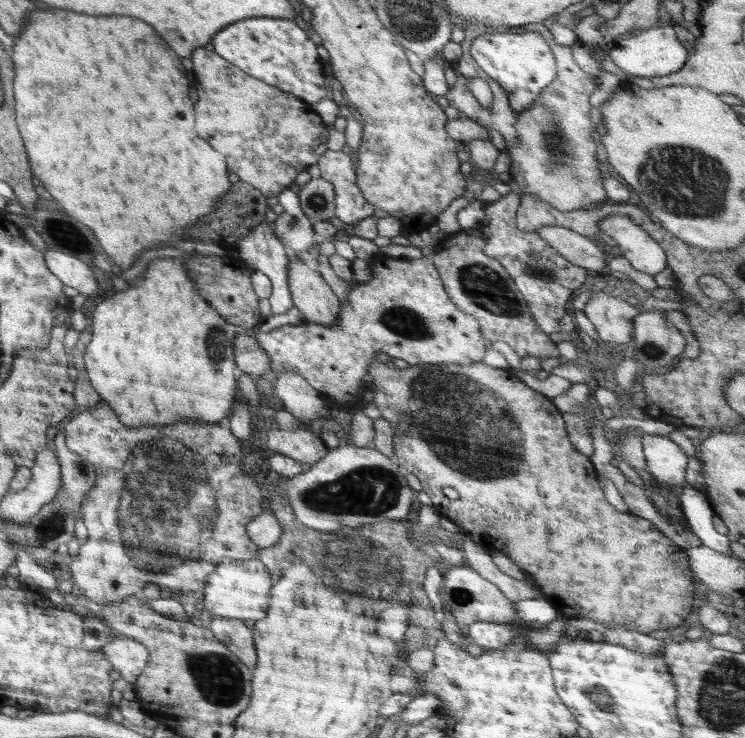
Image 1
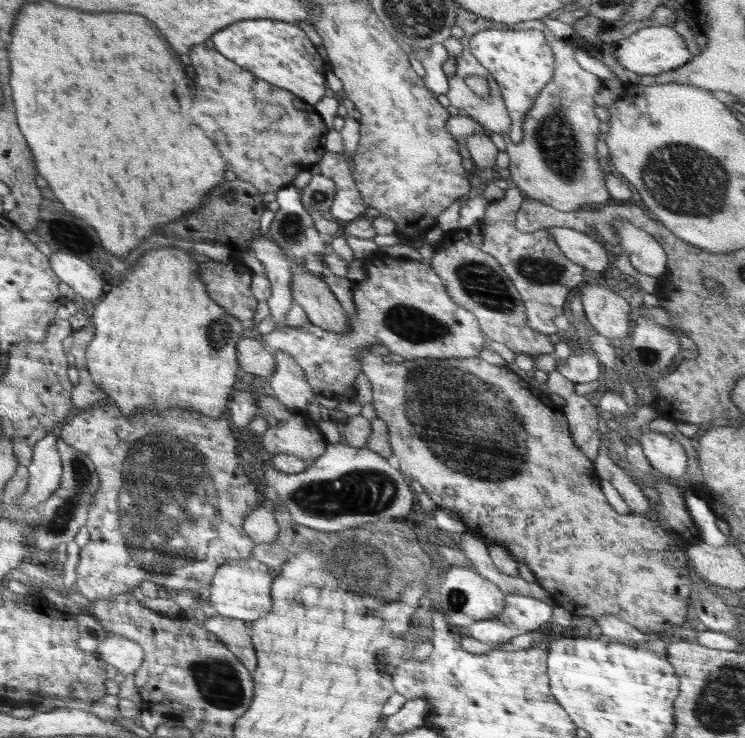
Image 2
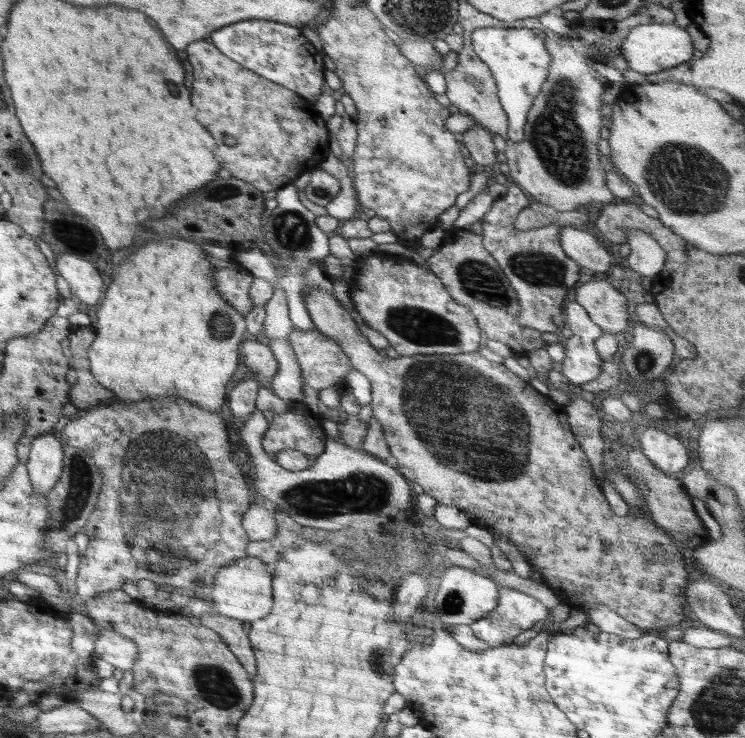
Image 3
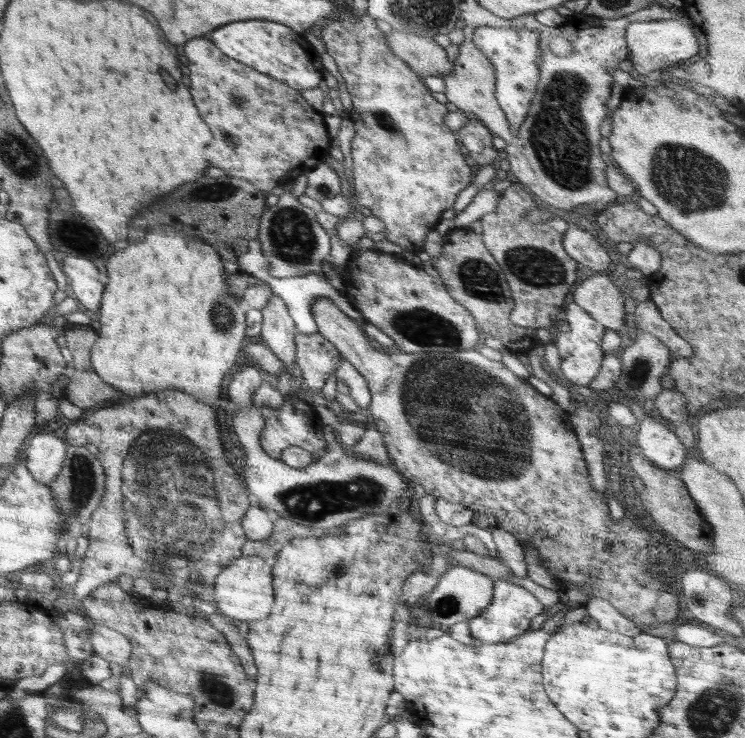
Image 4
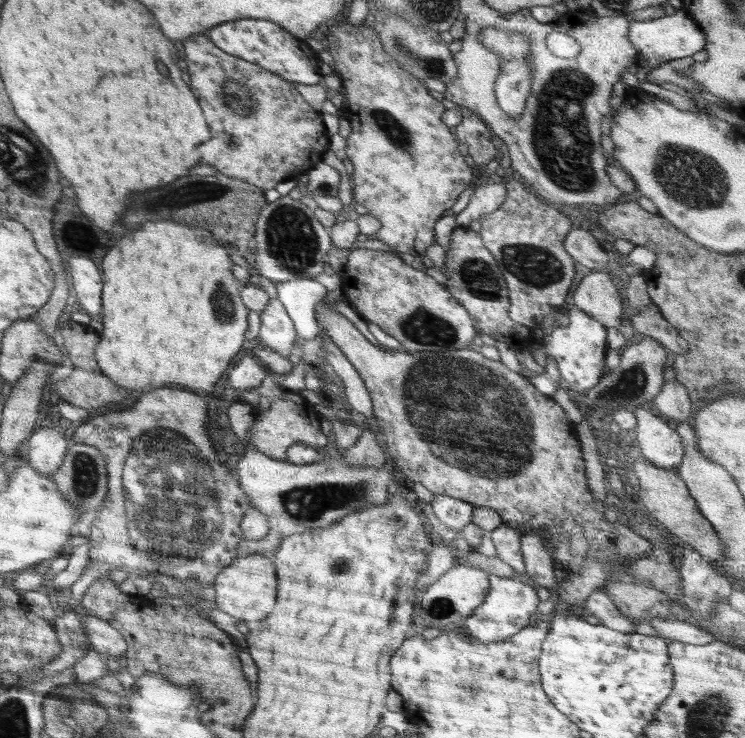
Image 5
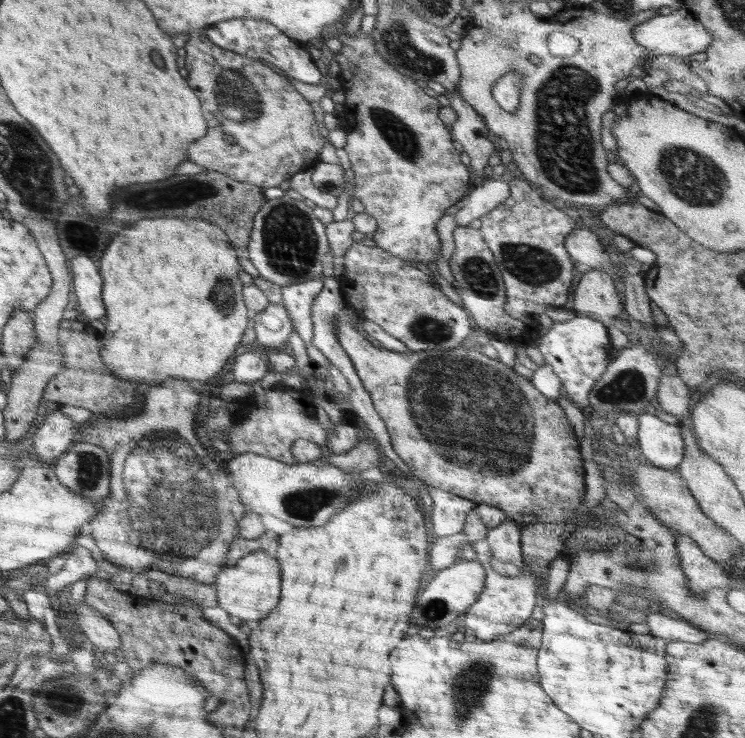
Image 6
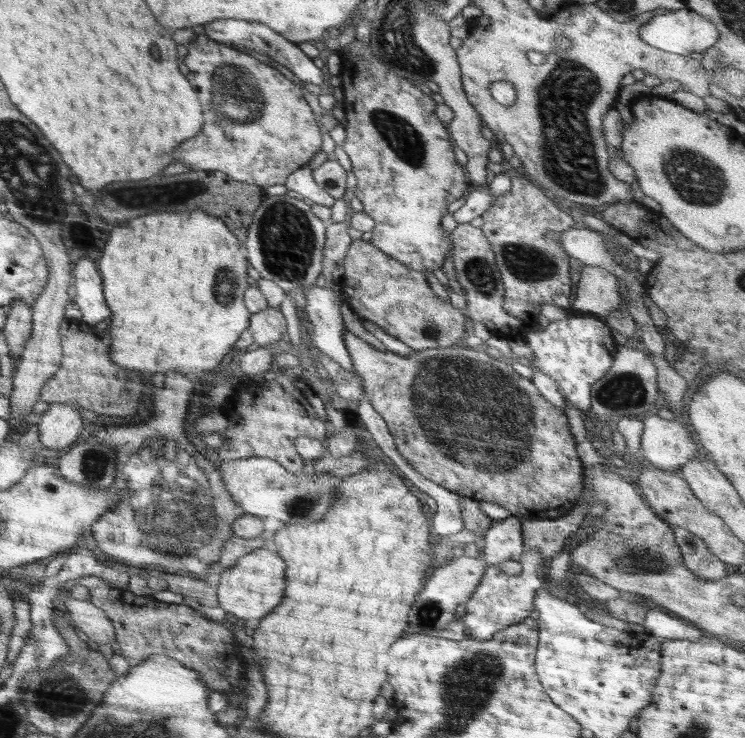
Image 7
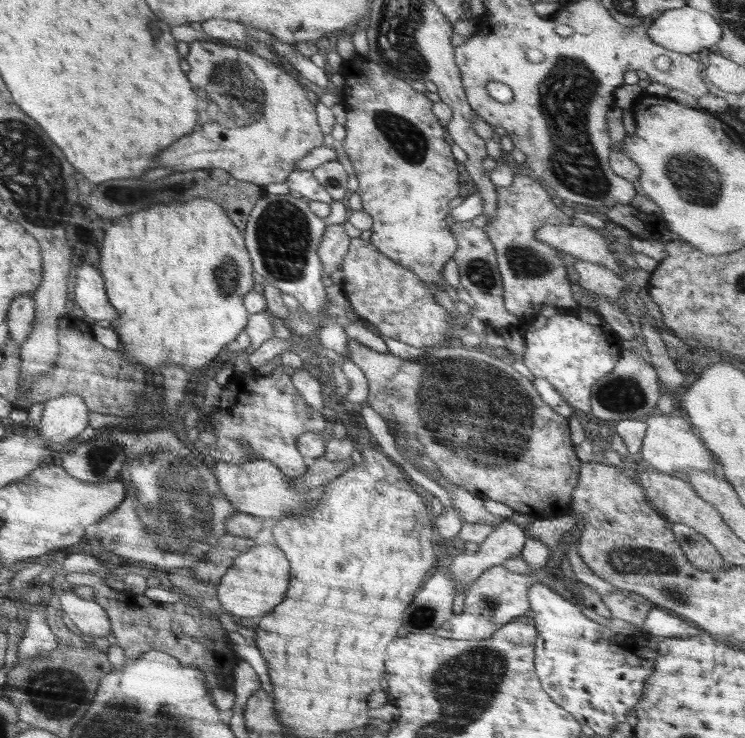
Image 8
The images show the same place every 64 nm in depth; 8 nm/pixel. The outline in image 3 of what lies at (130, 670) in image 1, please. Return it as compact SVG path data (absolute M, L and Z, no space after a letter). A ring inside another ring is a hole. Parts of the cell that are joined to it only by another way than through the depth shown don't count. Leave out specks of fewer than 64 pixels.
M100 630L94 646L96 658L110 663L123 673L132 669L137 658L134 641L114 631Z

